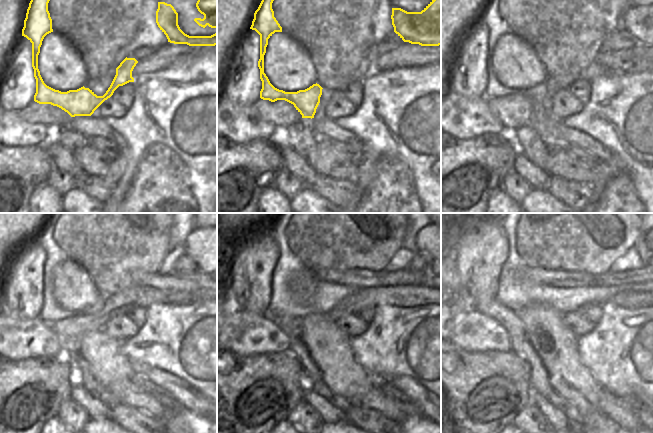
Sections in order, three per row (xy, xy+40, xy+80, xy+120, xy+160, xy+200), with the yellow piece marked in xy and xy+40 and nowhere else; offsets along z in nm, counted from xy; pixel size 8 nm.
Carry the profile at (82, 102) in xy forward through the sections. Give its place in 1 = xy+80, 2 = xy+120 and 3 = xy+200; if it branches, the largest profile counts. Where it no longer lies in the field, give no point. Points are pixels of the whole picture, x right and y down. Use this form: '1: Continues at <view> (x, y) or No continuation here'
1: Continues at xy+80 (491, 17)
2: Continues at xy+120 (50, 313)
3: Continues at xy+200 (508, 282)

